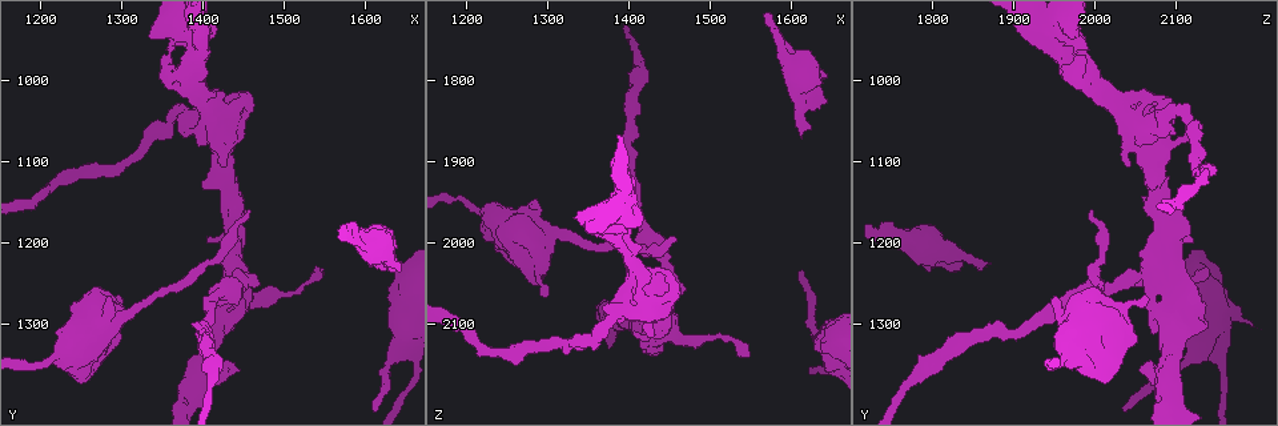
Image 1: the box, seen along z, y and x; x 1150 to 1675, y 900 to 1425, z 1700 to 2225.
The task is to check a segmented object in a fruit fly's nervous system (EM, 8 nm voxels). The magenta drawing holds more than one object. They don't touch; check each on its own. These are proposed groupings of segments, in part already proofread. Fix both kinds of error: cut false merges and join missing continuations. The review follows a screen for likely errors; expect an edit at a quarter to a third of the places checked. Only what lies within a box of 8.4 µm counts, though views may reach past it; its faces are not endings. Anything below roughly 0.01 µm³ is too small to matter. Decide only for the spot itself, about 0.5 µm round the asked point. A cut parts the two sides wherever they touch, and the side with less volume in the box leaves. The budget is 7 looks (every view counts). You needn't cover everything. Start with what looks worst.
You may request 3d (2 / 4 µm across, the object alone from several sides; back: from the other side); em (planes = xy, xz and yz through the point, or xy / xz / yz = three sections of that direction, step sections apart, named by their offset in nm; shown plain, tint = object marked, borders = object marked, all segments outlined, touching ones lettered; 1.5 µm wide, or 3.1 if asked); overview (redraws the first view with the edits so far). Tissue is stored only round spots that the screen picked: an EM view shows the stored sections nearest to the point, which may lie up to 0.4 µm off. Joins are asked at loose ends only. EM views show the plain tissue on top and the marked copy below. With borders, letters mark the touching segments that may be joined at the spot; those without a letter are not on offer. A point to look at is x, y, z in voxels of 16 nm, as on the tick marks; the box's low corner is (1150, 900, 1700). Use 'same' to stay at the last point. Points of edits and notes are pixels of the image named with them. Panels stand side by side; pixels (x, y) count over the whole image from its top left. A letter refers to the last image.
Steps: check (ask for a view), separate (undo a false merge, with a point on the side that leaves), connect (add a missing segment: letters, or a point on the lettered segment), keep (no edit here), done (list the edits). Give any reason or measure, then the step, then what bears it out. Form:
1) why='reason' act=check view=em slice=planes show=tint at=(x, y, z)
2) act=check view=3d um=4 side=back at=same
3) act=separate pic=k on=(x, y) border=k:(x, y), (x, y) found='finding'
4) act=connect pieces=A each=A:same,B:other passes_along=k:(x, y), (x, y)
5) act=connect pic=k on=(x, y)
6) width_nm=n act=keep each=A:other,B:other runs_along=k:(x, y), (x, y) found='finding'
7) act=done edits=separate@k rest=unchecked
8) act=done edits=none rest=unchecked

why='branch stops here' act=check view=3d um=2 side=back at=(1615, 1220, 1870)

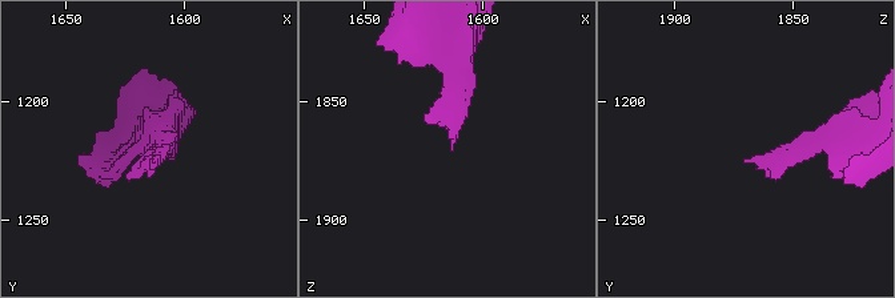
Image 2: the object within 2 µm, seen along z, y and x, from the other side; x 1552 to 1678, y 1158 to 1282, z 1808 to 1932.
why='need the tissue' act=check view=em slice=planes show=borders at=(1614, 1225, 1869)

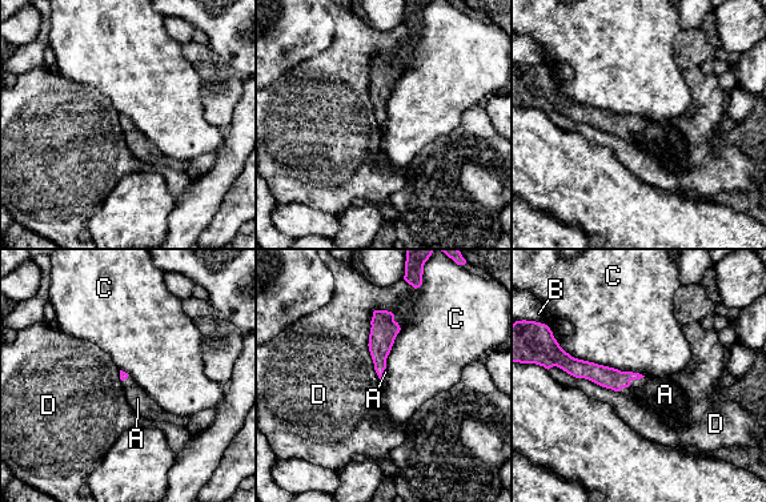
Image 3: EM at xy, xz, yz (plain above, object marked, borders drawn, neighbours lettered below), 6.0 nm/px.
longest_contact=C:600nm act=connect pieces=A each=A:same,B:other,C:other,D:other passes_along=3:(606, 377), (629, 382), (665, 394) found='it goes on there'

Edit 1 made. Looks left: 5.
act=check view=3d um=4 at=(1645, 1325, 2130)

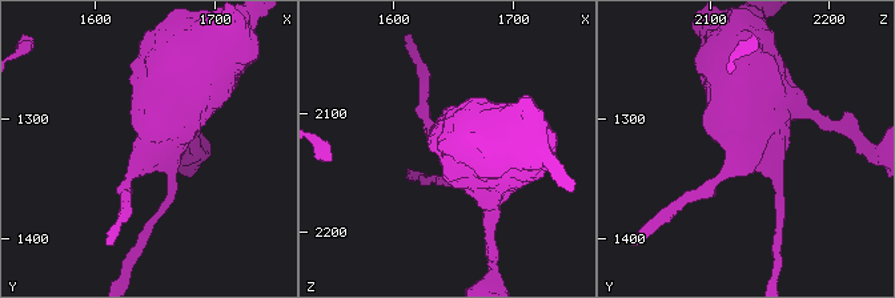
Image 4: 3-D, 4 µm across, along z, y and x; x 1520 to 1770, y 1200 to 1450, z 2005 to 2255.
why='shape alone is not enough' act=check view=em slice=xz step=4 show=tint at=(1646, 1326, 2130)

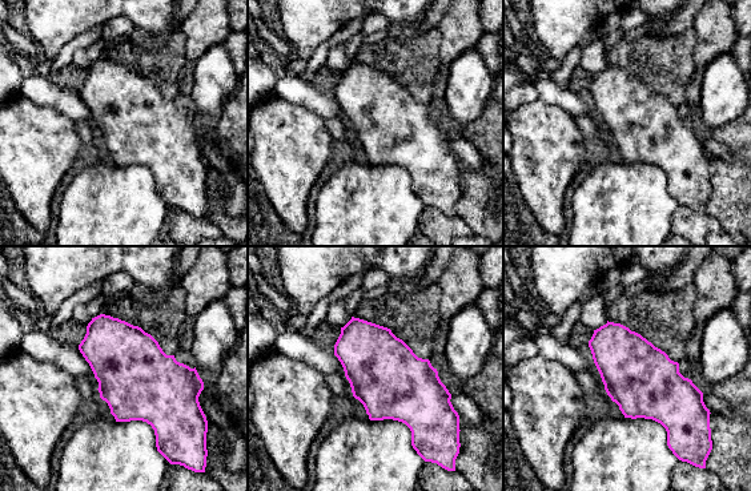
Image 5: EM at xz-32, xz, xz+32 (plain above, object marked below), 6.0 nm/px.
why='cut it another way' act=check view=em slice=planes show=borders at=same

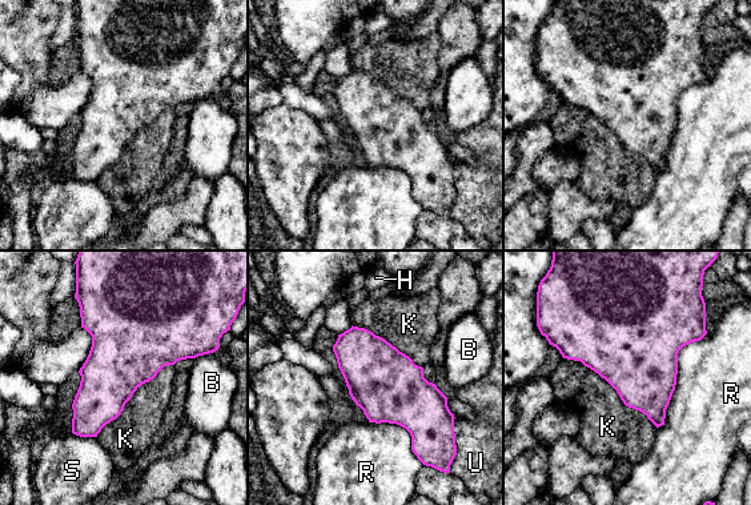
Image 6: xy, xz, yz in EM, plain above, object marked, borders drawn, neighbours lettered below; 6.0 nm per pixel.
act=keep each=B:other,H:other,K:other,R:other,S:other,U:other border=6:(563, 357), (597, 372), (657, 427) found='one neuron here'

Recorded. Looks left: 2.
act=done edits=connect@3 rest=unchecked

